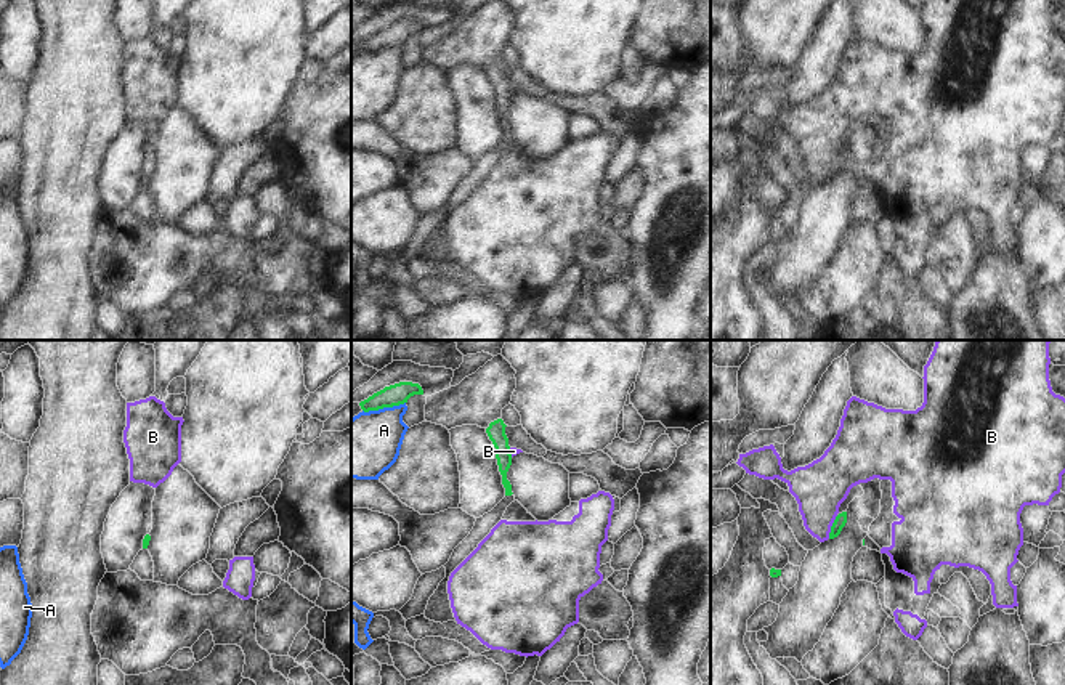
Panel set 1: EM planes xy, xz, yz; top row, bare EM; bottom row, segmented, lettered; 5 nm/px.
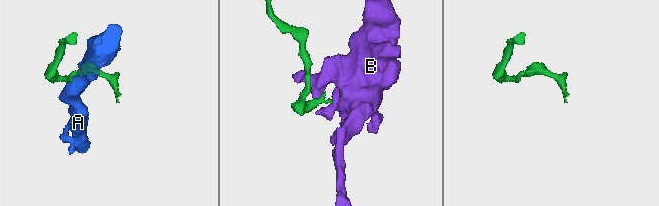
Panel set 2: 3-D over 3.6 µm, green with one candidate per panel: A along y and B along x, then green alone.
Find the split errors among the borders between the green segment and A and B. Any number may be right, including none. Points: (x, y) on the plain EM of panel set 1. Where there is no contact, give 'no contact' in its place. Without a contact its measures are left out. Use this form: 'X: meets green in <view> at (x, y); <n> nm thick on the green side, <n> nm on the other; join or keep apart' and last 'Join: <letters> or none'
A: meets green in xz at (384, 47); 110 nm thick on the green side, 320 nm on the other; keep apart
B: meets green in yz at (831, 167); 60 nm thick on the green side, 260 nm on the other; keep apart
Join: none

